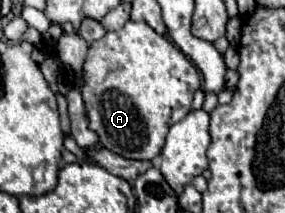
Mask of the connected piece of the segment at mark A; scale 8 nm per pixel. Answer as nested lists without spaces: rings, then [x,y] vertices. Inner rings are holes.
[[[127,20],[117,32],[109,32],[99,42],[89,44],[89,54],[83,66],[85,84],[81,86],[83,102],[89,112],[89,128],[99,134],[101,146],[133,160],[153,160],[161,154],[169,126],[191,112],[191,100],[201,86],[197,68],[173,46],[165,36],[159,36],[147,22]]]

